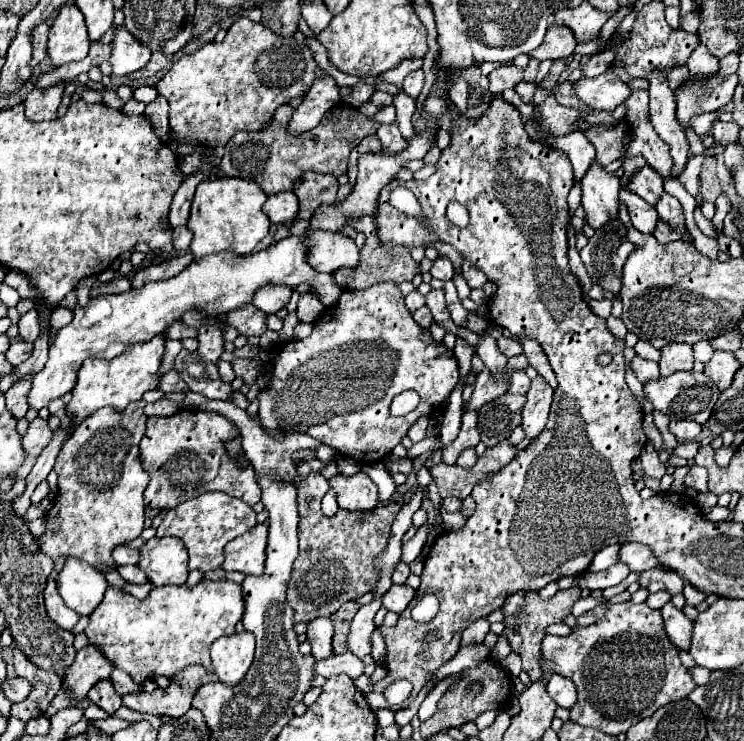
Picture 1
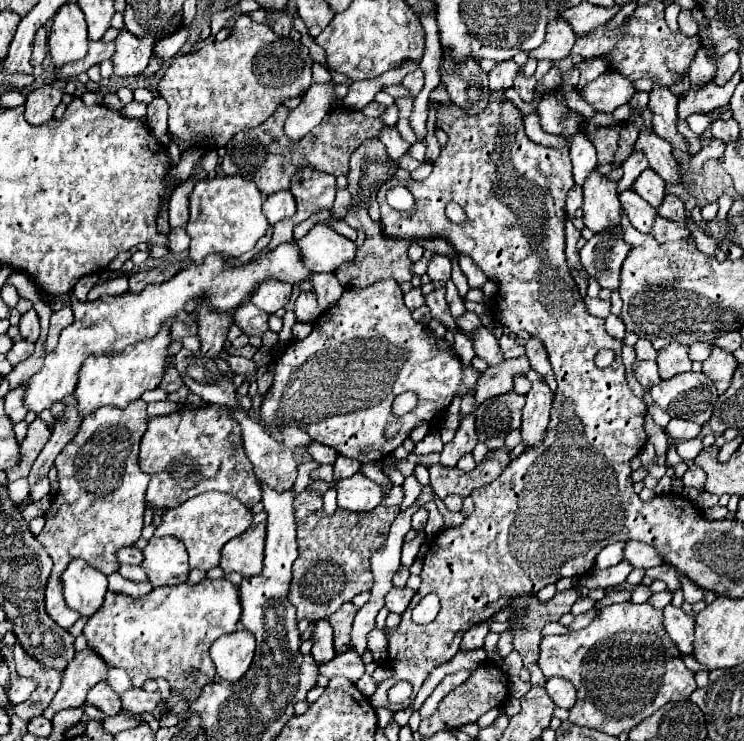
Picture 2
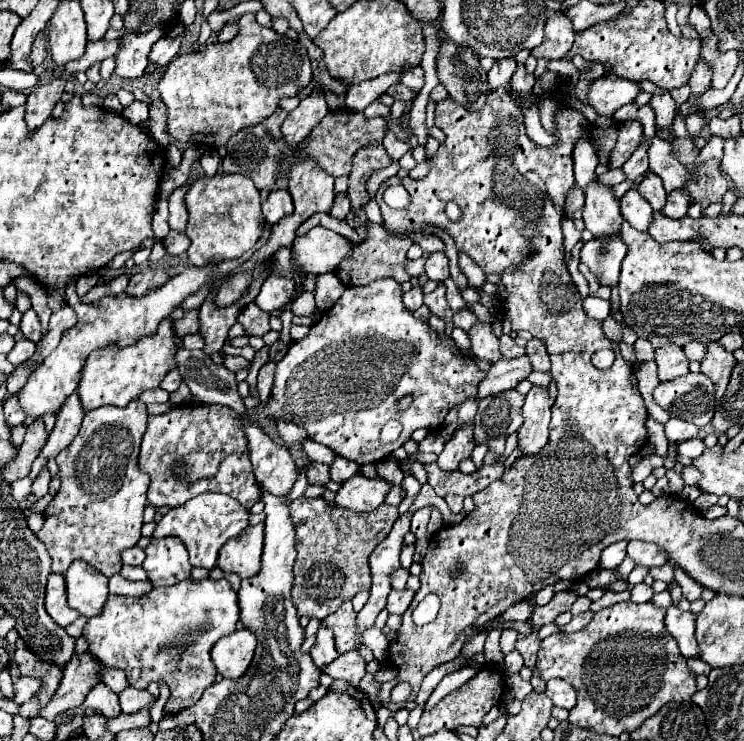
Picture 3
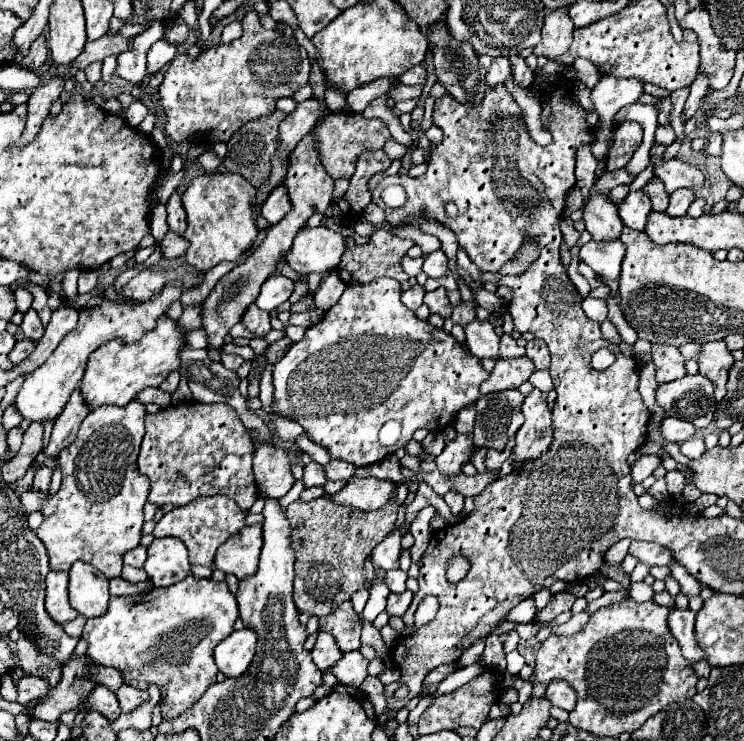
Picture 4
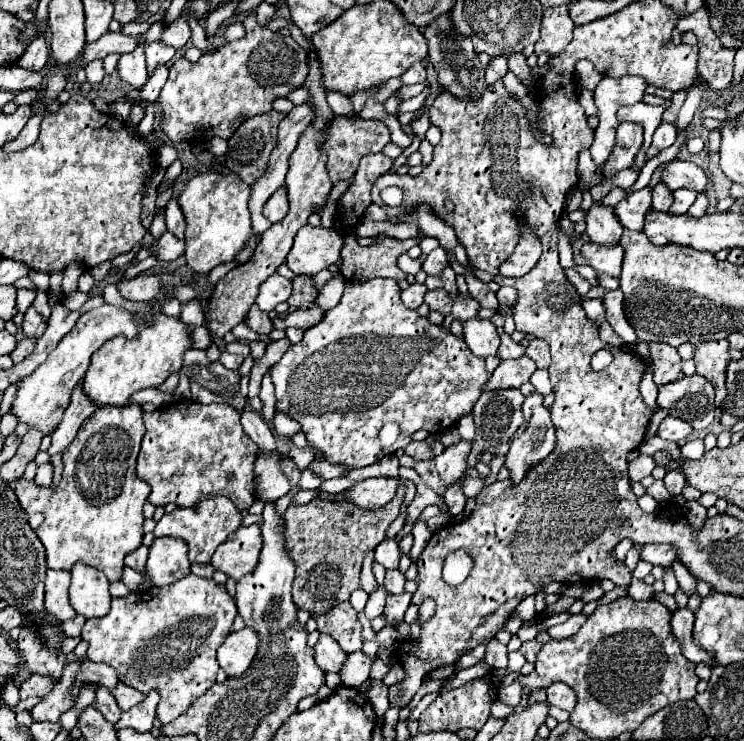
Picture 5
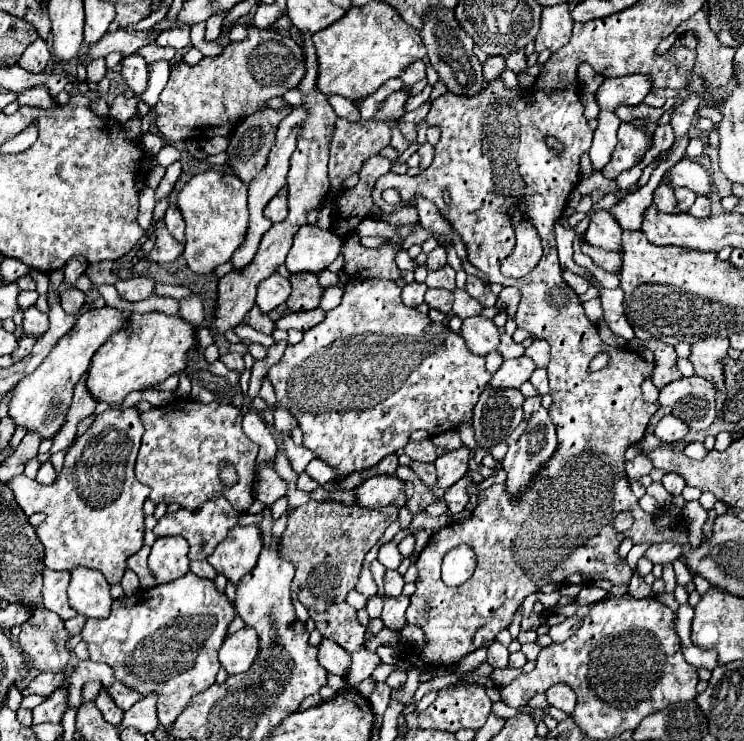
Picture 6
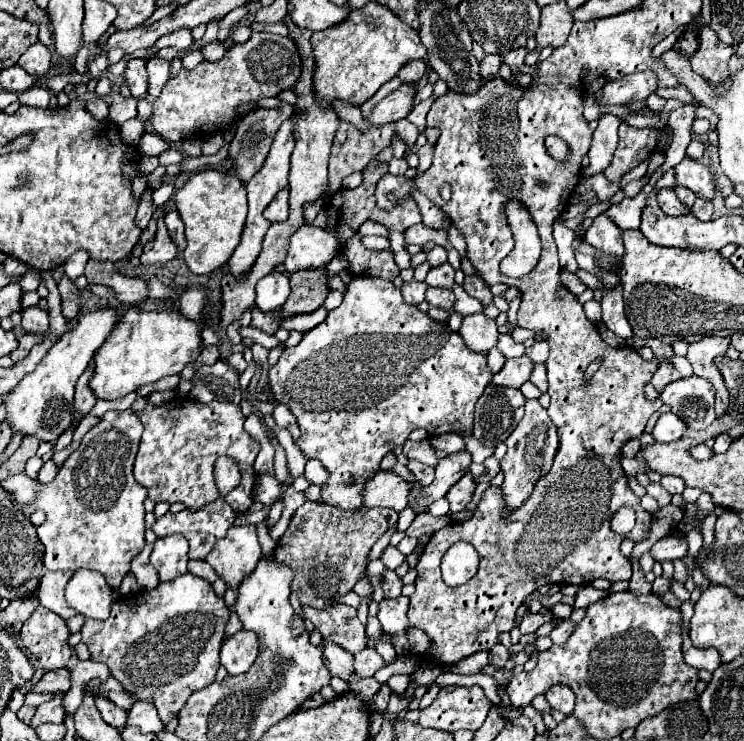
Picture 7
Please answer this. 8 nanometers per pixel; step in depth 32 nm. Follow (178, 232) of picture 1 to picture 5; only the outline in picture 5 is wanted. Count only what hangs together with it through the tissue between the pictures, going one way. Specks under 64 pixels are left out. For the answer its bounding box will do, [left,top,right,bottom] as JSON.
[152,232,186,262]

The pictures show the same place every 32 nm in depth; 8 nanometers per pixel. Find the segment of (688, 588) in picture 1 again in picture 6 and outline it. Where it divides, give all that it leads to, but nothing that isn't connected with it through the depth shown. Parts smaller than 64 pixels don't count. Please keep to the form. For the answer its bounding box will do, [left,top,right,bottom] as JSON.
[674,560,692,586]

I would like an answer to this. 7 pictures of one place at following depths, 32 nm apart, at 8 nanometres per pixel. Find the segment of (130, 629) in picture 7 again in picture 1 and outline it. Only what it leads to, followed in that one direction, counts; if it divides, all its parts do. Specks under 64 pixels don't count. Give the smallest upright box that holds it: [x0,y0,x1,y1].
[84,580,242,686]

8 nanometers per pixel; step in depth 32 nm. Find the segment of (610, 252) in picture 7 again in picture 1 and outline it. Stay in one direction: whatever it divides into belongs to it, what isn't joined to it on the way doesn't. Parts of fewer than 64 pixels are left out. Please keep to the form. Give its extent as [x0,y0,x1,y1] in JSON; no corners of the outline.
[582,162,620,230]

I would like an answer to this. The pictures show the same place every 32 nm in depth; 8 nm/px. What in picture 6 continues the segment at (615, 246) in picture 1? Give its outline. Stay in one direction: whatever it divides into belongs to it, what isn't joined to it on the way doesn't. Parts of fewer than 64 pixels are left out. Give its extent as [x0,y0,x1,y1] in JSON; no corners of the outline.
[580,242,622,274]

